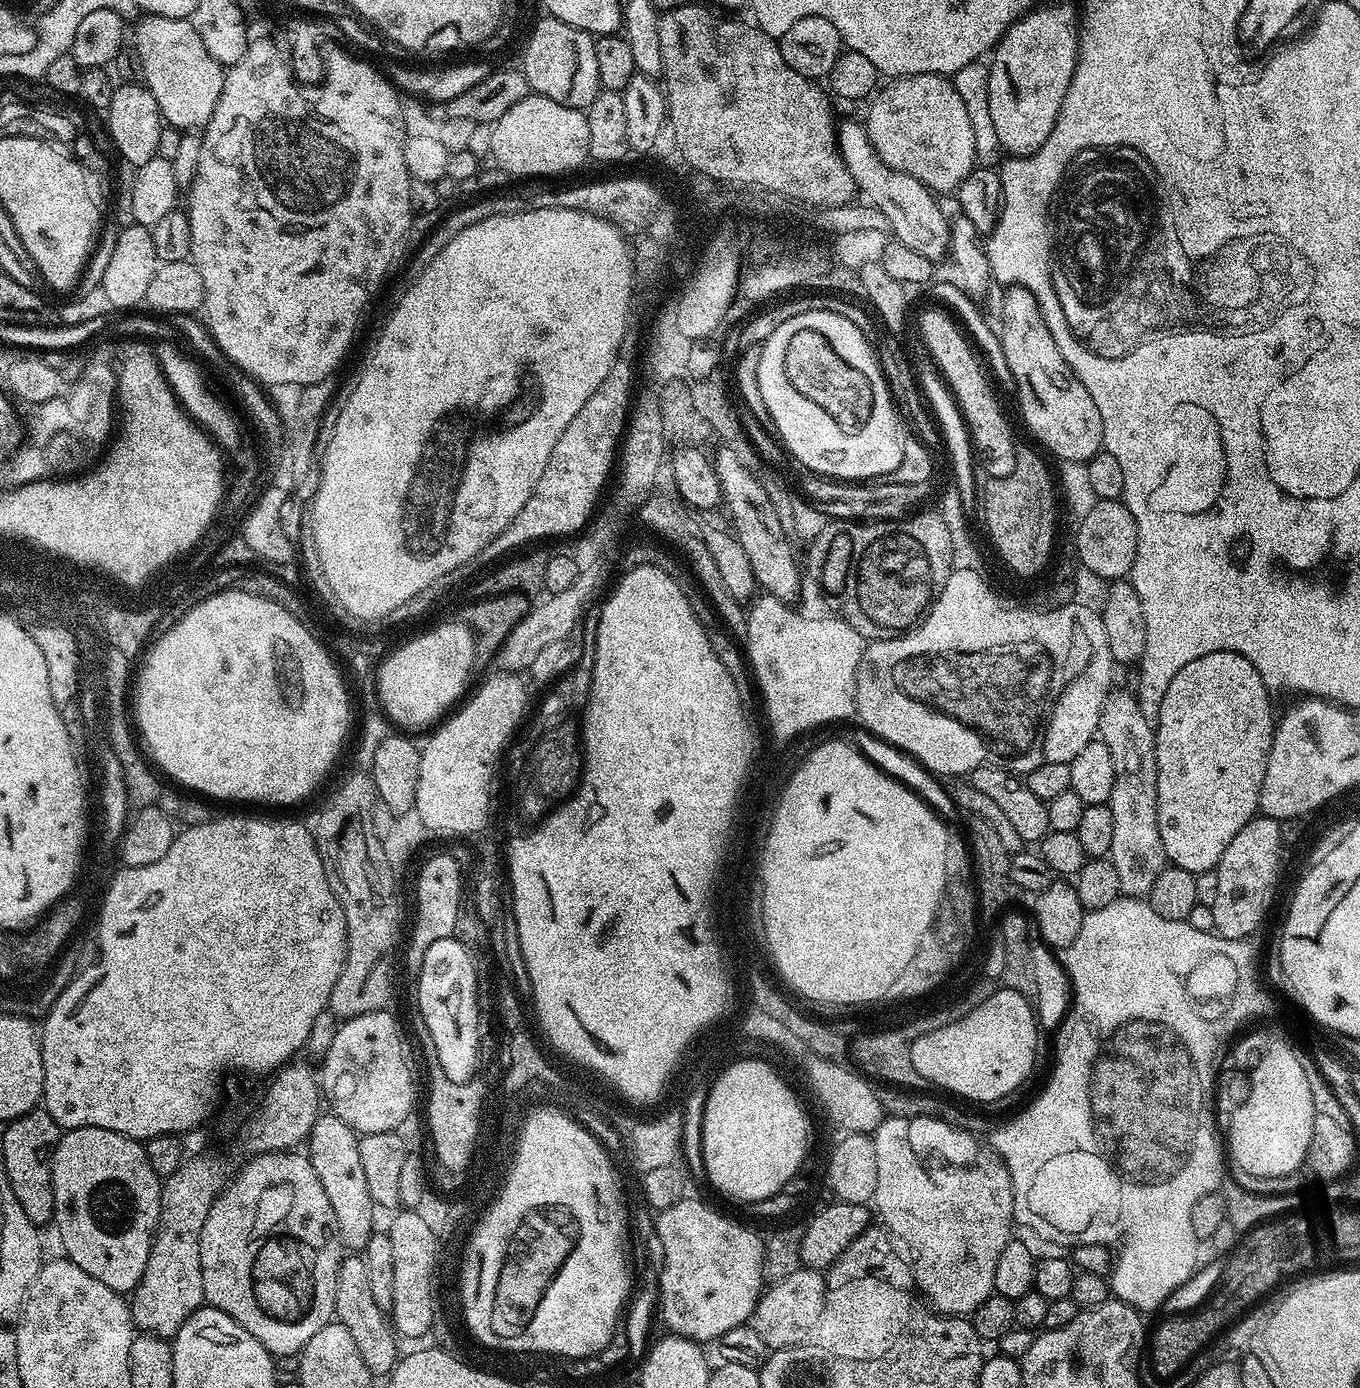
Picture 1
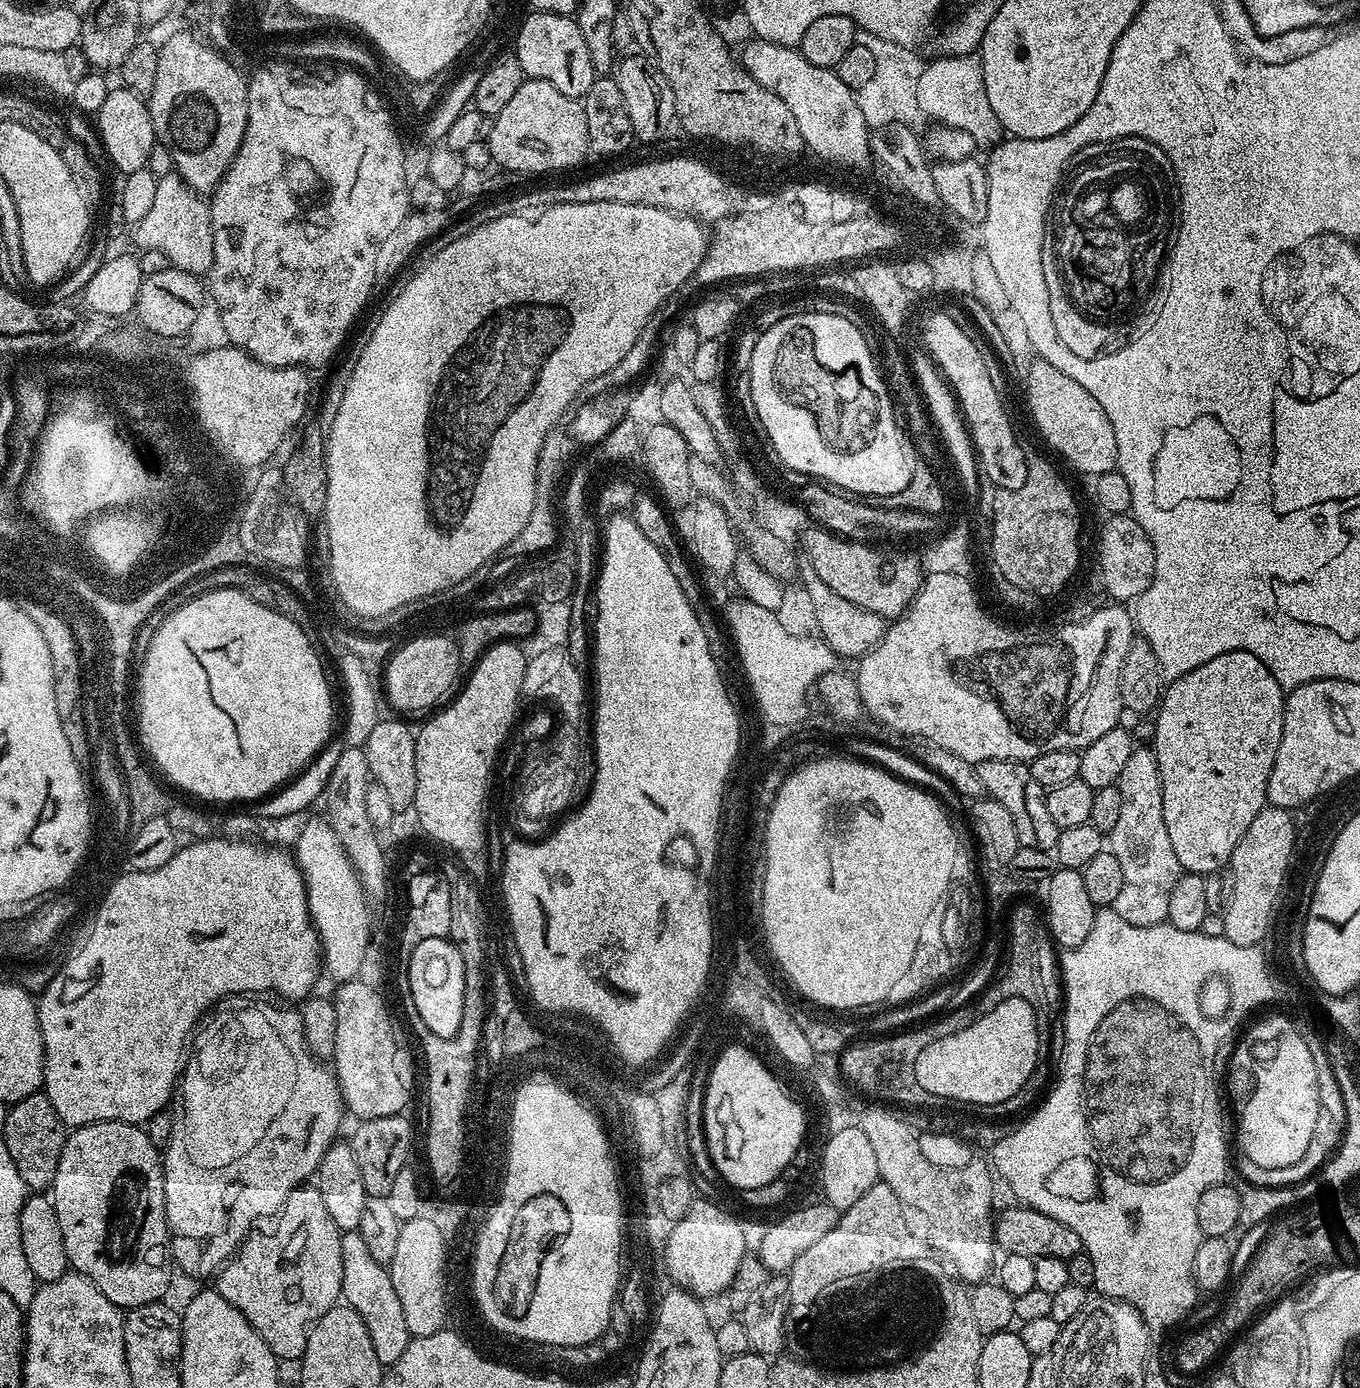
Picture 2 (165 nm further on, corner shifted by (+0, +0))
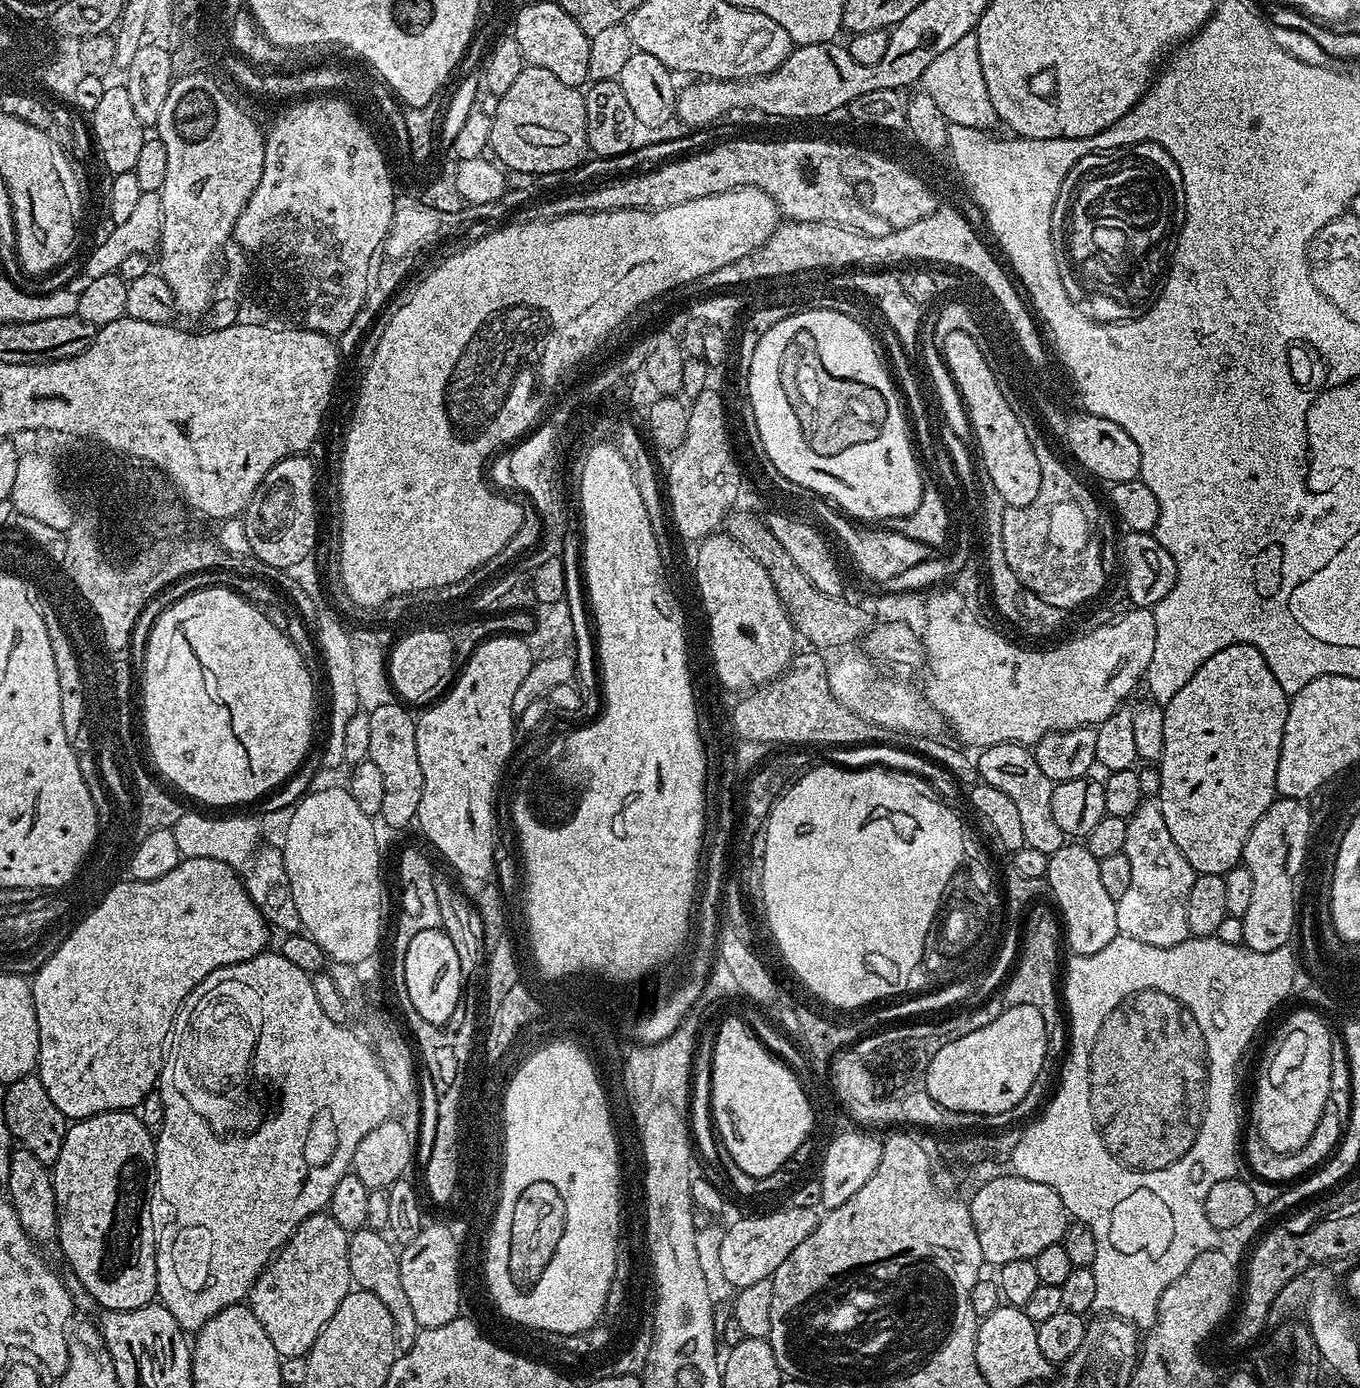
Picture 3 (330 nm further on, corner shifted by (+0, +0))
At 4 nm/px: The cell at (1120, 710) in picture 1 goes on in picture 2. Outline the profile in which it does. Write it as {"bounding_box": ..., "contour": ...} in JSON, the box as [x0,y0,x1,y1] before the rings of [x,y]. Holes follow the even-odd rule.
{"bounding_box":[1110,747,1182,926],"contour":[[[1133,747],[1129,761],[1122,769],[1118,787],[1124,797],[1118,823],[1110,833],[1110,850],[1122,866],[1122,894],[1118,894],[1114,907],[1118,918],[1126,918],[1130,926],[1162,924],[1167,921],[1170,910],[1170,890],[1174,890],[1174,882],[1178,882],[1182,869],[1178,854],[1174,854],[1174,846],[1170,843],[1170,834],[1166,834],[1166,818],[1162,818],[1162,774],[1158,770],[1156,753],[1151,747]]]}

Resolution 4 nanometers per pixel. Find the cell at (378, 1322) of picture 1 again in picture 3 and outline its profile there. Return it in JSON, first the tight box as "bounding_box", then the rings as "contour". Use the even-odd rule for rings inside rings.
{"bounding_box":[348,1226,418,1352],"contour":[[[367,1226],[351,1233],[348,1237],[350,1274],[353,1285],[359,1291],[374,1294],[374,1298],[379,1298],[382,1301],[382,1306],[386,1306],[386,1310],[390,1310],[390,1318],[394,1318],[397,1349],[400,1352],[405,1352],[410,1350],[410,1346],[414,1346],[414,1338],[418,1329],[414,1318],[414,1309],[410,1306],[402,1287],[400,1254],[395,1247],[392,1249],[391,1243],[393,1244],[393,1241],[383,1231],[376,1231]]]}

